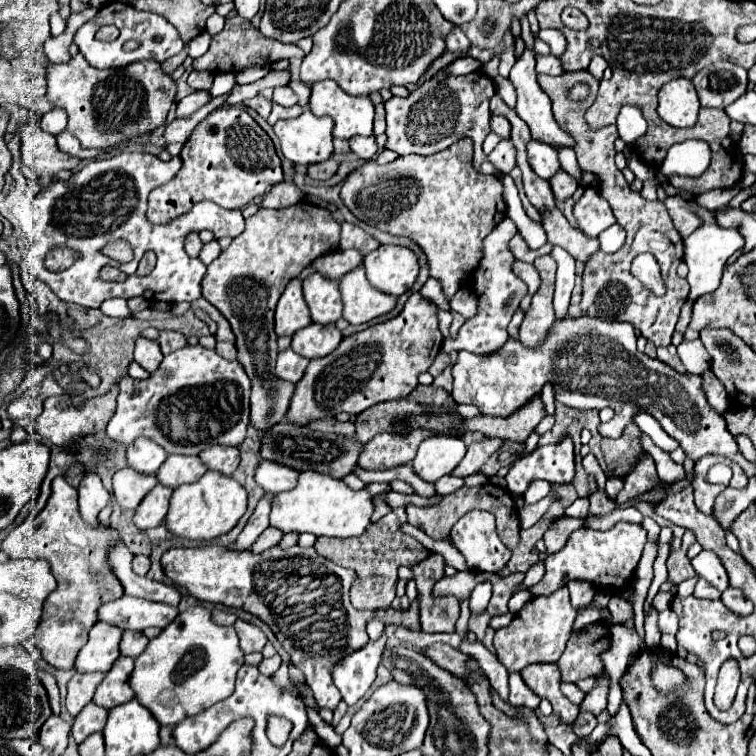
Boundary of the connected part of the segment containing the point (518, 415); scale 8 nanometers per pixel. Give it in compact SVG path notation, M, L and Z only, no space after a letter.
M540 396L530 400L530 404L522 406L522 410L514 412L508 418L490 418L490 416L474 416L462 420L462 426L450 434L466 434L466 432L482 432L486 436L498 436L504 440L512 440L524 444L536 424L544 418L544 406Z

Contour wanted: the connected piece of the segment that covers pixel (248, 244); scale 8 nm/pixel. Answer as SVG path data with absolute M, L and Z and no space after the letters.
M298 202L282 210L260 210L246 220L246 228L220 256L206 268L202 280L202 296L216 306L230 322L236 336L238 362L244 366L252 382L250 424L262 432L282 422L294 394L294 384L280 380L274 372L276 364L276 332L274 308L286 284L298 278L318 256L338 250L340 224L326 208L310 202Z

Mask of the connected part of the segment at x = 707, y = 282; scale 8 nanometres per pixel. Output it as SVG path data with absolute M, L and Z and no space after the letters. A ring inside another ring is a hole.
M688 202L698 214L700 218L704 220L704 224L684 240L684 248L686 248L686 254L684 254L684 262L686 266L690 268L690 272L687 275L687 282L690 287L688 299L695 301L702 294L708 294L708 292L714 292L720 284L720 278L722 278L722 272L724 272L724 264L728 262L728 258L744 246L744 238L736 232L736 230L720 230L716 224L714 224L714 216L710 210L694 204L694 202Z

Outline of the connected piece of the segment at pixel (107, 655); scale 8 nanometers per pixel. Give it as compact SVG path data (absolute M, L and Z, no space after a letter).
M96 622L90 630L90 638L76 658L78 672L108 672L120 656L118 644L122 630L118 626Z

